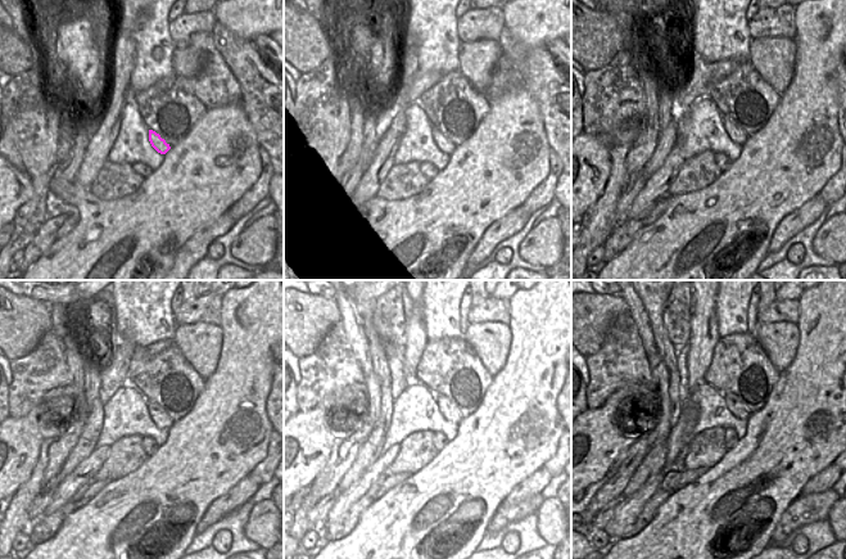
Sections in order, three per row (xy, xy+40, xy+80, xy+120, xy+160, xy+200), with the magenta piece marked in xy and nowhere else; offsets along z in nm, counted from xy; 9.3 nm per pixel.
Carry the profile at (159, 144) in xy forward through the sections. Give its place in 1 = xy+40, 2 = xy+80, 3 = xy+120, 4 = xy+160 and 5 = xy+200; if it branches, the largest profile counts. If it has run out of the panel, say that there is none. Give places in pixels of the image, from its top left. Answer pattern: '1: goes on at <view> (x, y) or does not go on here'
1: goes on at xy+40 (444, 144)
2: goes on at xy+80 (738, 136)
3: goes on at xy+120 (159, 417)
4: goes on at xy+160 (448, 410)
5: goes on at xy+200 (734, 405)

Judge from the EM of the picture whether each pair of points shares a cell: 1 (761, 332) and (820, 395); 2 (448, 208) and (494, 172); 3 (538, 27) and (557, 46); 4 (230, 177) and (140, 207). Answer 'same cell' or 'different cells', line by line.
1: different cells
2: same cell
3: different cells
4: same cell

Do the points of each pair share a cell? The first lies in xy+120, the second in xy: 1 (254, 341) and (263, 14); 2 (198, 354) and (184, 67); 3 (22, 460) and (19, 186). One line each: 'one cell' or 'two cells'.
1: one cell
2: one cell
3: one cell

